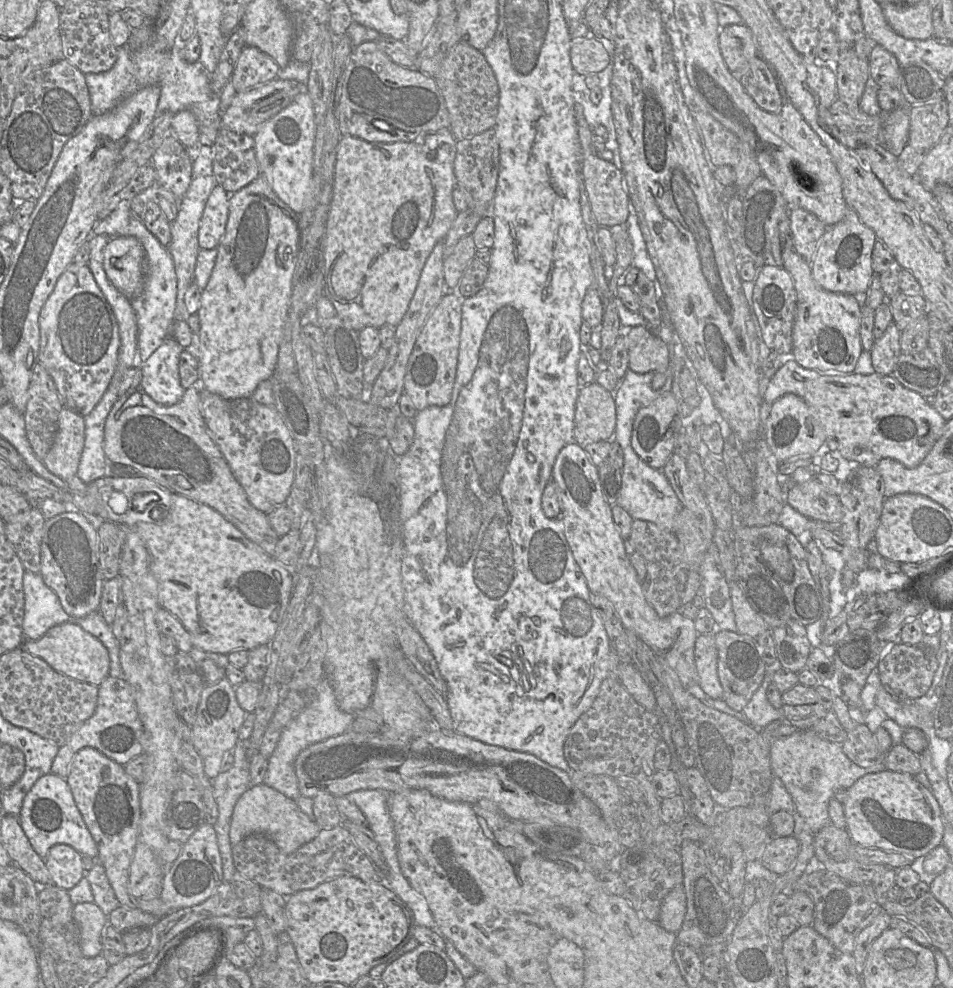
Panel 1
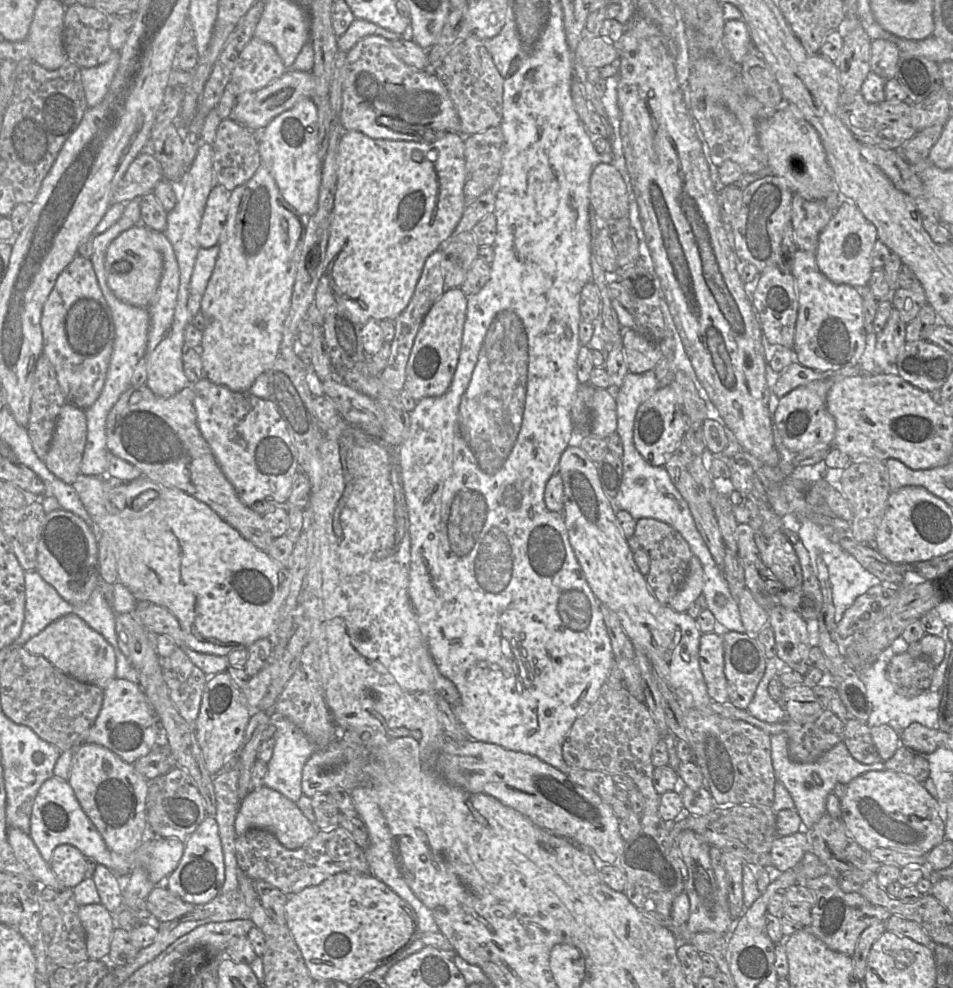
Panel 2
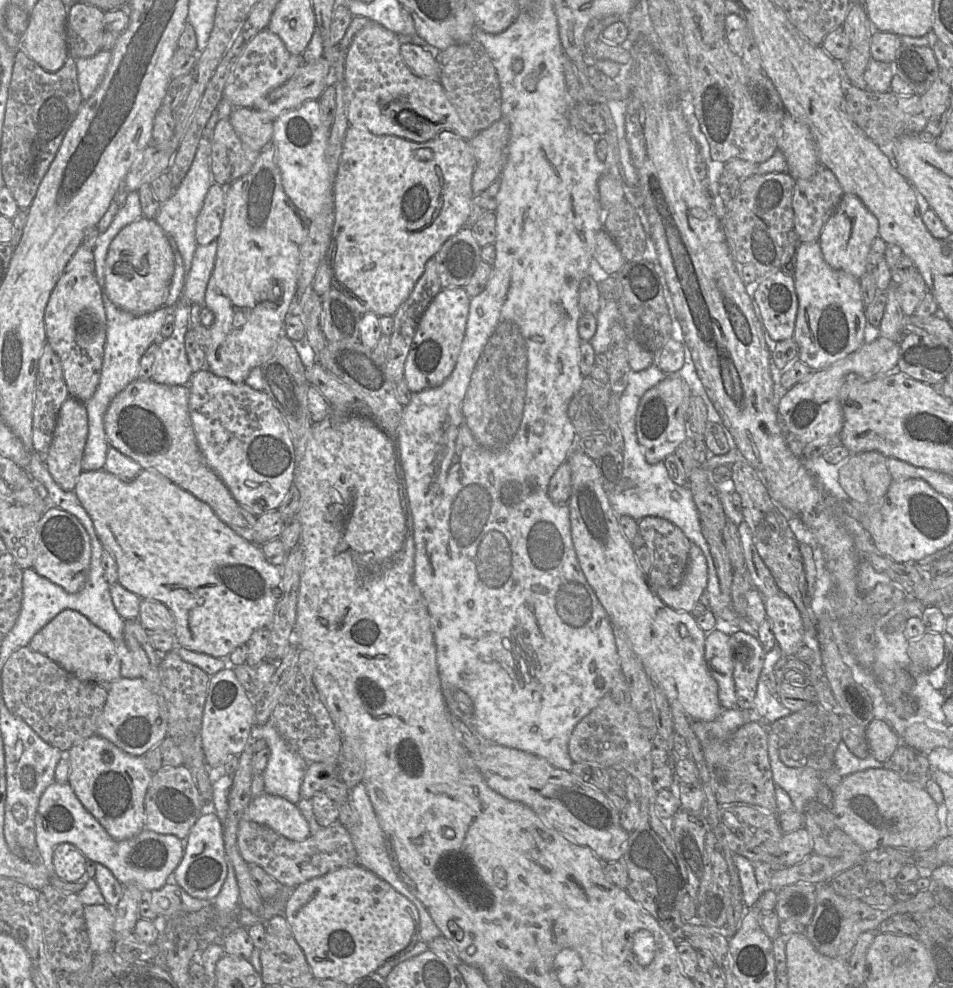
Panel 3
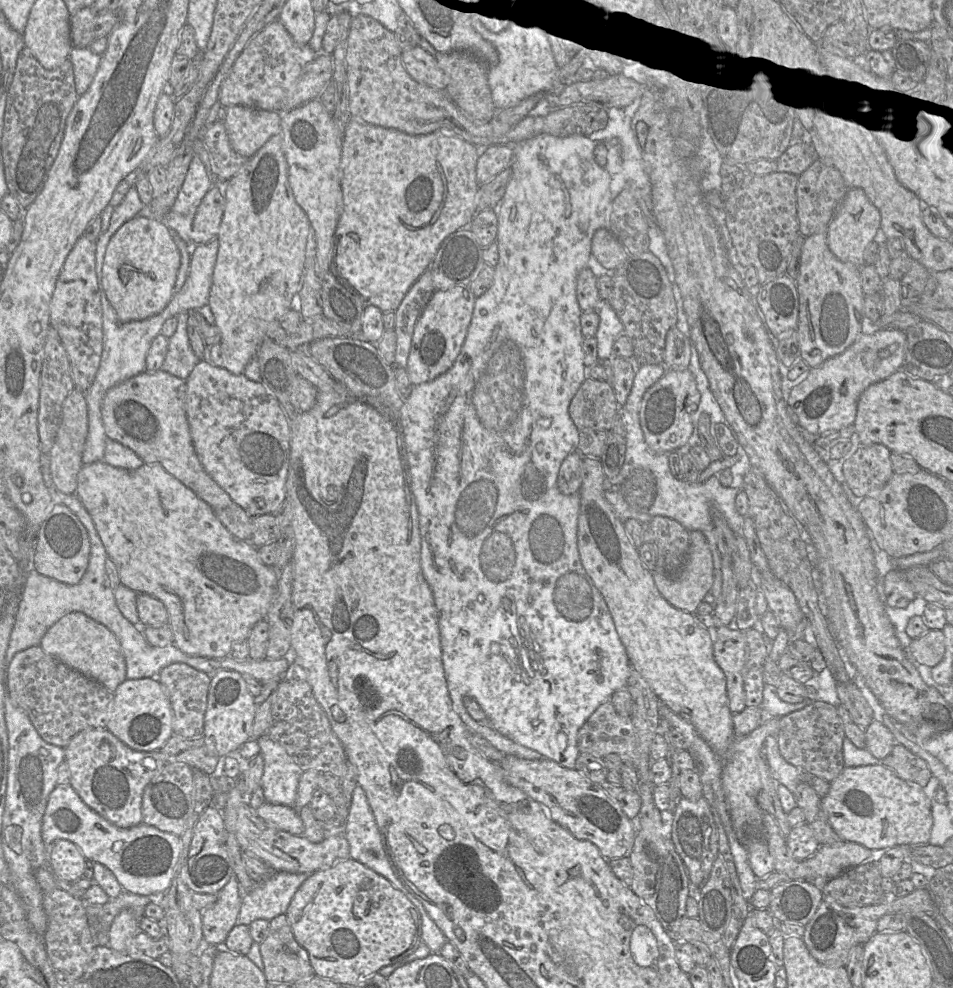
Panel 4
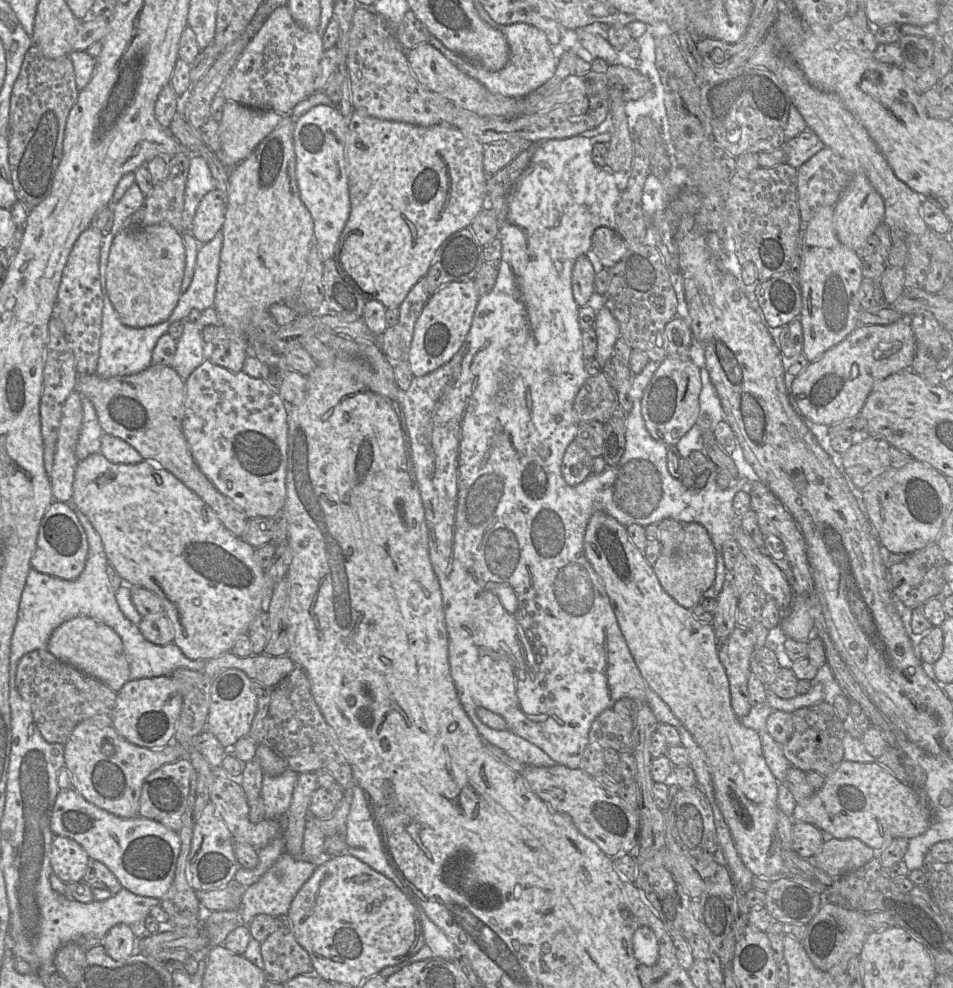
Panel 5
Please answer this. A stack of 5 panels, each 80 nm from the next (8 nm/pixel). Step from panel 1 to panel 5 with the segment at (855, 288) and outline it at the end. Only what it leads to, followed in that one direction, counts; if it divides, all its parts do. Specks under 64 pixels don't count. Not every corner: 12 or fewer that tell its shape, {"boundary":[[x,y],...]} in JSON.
{"boundary":[[863,173],[834,206],[838,240],[857,252],[883,223],[882,196]]}

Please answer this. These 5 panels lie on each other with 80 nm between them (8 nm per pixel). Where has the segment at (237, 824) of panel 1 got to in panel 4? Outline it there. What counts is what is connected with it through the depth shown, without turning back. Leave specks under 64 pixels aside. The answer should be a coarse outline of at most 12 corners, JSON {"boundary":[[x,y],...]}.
{"boundary":[[265,802],[255,812],[268,824],[303,836],[294,807]]}

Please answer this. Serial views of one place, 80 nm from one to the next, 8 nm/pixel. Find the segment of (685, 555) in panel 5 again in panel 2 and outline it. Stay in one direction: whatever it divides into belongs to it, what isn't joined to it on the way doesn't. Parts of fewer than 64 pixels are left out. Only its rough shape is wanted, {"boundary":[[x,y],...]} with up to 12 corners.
{"boundary":[[689,562],[681,590],[668,606],[685,613],[703,590],[703,567]]}

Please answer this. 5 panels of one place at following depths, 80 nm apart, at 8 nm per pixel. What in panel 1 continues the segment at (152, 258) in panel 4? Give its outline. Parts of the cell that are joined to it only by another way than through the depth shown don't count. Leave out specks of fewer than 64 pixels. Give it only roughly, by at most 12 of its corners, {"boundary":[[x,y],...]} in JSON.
{"boundary":[[114,237],[104,251],[110,282],[128,299],[144,289],[144,249]]}

